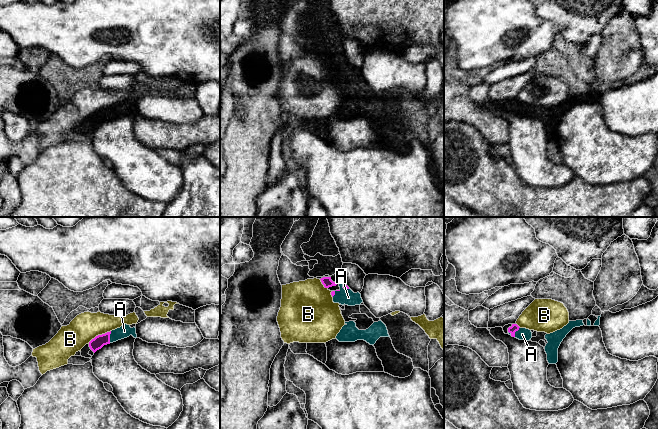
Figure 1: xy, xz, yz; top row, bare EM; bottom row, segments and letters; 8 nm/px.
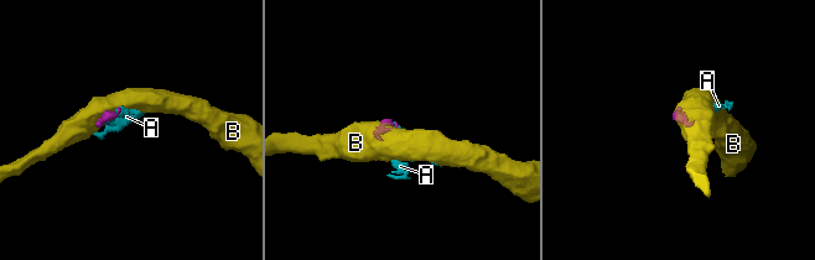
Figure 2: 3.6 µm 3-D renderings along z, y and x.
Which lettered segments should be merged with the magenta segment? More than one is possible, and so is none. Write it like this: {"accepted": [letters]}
{"accepted": ["A"]}

